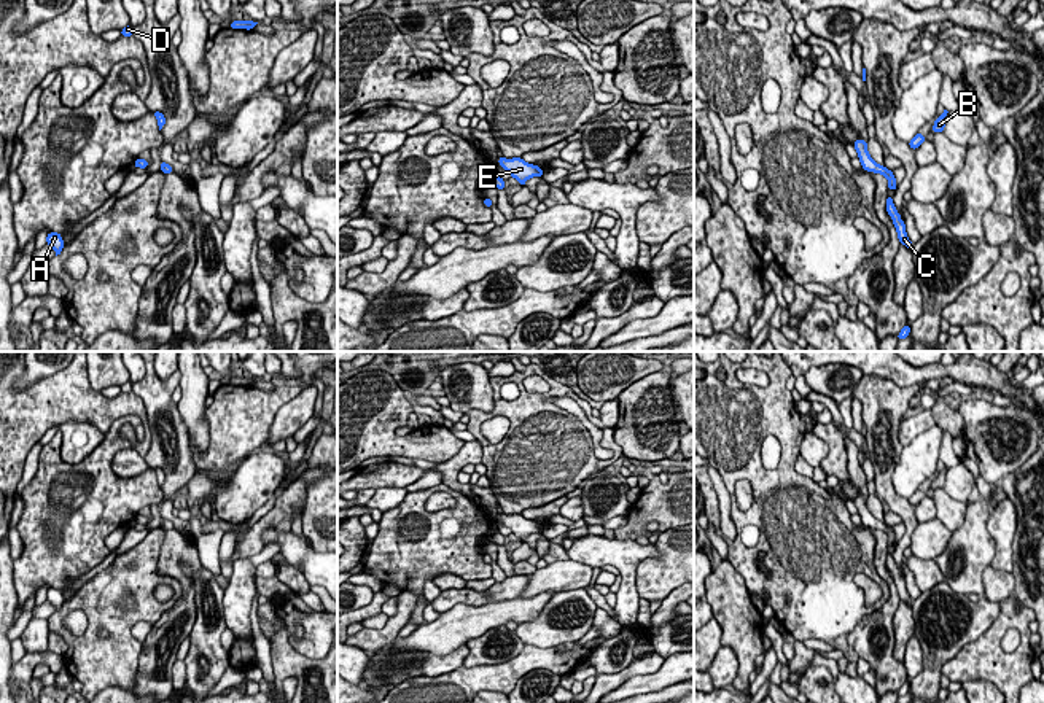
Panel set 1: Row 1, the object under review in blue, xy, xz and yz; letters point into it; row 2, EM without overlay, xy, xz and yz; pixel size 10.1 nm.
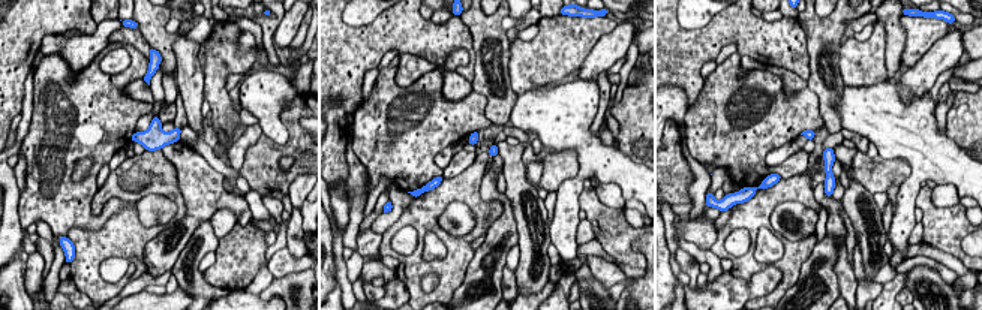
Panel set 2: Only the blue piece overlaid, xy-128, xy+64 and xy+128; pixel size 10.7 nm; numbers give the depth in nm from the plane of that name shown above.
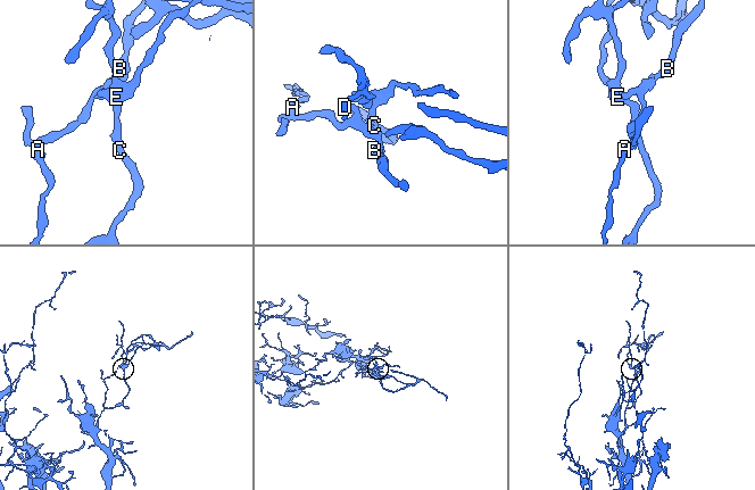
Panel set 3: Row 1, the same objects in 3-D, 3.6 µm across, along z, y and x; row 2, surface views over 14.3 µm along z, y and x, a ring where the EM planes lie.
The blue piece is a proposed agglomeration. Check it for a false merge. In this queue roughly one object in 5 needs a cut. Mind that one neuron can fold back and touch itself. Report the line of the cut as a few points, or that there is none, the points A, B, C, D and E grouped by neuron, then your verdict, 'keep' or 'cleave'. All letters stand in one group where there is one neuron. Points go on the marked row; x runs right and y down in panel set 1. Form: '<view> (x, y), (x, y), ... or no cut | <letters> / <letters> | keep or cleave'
no cut | A B C D E | keep

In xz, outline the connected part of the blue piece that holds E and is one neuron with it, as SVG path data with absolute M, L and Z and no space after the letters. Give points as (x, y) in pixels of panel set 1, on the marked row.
M500 157L498 164L511 173L512 178L516 178L520 186L525 186L525 181L533 178L533 177L543 177L544 170L540 169L538 165L527 164L522 157Z

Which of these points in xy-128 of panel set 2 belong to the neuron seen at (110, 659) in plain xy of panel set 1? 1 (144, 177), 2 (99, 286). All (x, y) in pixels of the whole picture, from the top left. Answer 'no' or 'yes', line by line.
1: yes
2: yes

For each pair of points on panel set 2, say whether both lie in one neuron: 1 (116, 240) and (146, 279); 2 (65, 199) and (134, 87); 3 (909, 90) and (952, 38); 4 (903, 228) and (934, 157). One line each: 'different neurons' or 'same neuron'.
1: different neurons
2: different neurons
3: same neuron
4: same neuron

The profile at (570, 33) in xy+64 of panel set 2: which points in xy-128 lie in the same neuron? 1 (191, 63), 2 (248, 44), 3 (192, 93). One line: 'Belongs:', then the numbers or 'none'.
Belongs: none

